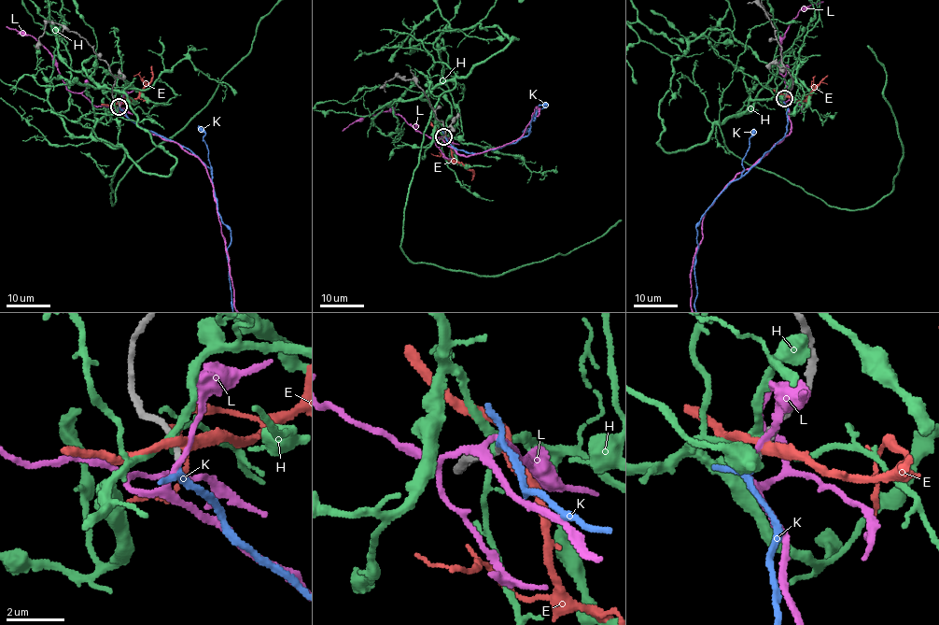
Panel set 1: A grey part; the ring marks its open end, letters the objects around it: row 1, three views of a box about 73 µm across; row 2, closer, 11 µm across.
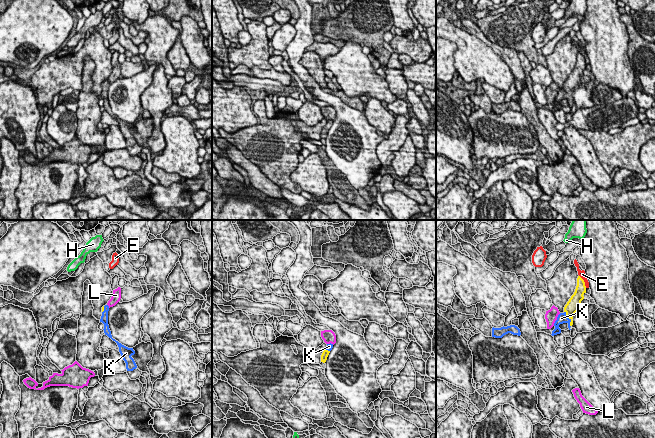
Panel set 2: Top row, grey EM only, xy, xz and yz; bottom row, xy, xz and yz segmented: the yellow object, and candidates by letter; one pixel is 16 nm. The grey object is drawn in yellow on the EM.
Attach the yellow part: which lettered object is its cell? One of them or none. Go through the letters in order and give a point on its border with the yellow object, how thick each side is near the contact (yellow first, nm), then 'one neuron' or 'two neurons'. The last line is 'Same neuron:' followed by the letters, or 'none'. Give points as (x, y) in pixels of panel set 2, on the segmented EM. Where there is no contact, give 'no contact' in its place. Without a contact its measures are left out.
E: contact yz (583, 281); calibres 160 and 100 nm; two neurons
H: no contact; two neurons
K: contact yz (569, 318); calibres 220 and 140 nm; one neuron
L: no contact; two neurons
Same neuron: K

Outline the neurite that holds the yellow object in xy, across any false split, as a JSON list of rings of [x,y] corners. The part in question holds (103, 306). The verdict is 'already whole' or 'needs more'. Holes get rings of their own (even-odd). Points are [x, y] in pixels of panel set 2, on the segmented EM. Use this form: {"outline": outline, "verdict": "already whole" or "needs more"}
{"outline": [[[105,305],[102,307],[102,316],[101,316],[100,322],[104,324],[104,329],[103,329],[104,333],[105,335],[107,335],[109,338],[111,338],[113,341],[117,343],[119,347],[119,352],[126,363],[127,371],[133,371],[134,369],[137,368],[137,365],[134,359],[131,357],[132,355],[135,354],[135,351],[133,350],[133,348],[128,348],[112,338],[111,331],[108,325],[108,311],[109,311],[108,305]]], "verdict": "needs more"}

